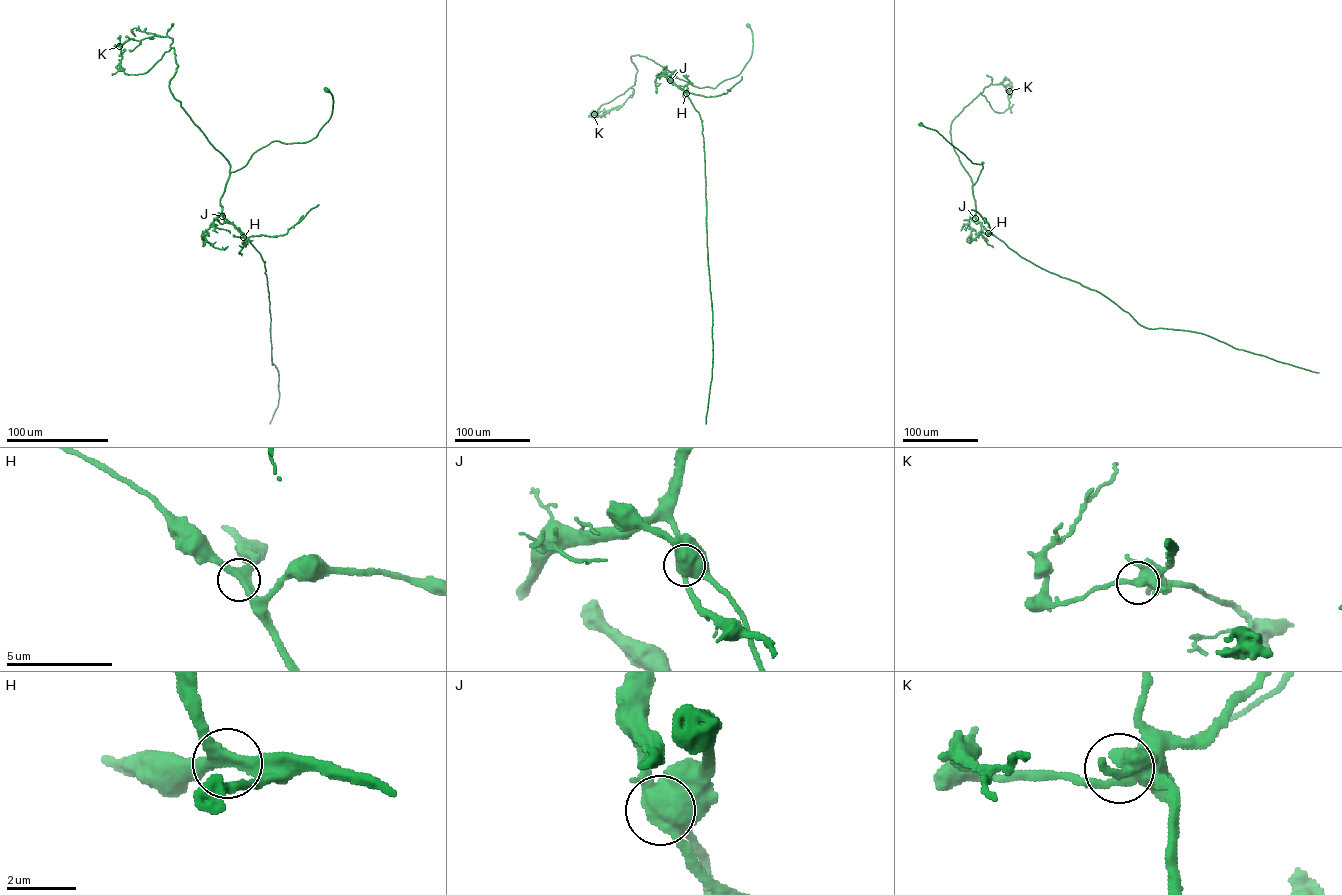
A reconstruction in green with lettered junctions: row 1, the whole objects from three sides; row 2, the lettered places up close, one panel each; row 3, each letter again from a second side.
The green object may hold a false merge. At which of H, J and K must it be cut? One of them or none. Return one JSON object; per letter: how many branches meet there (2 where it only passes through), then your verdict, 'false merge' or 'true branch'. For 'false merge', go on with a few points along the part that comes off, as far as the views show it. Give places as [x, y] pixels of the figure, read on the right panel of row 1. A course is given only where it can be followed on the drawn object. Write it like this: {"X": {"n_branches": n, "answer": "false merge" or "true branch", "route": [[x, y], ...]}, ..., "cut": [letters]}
{"H": {"n_branches": 3, "answer": "true branch"}, "J": {"n_branches": 3, "answer": "false merge", "route": [[975, 218], [988, 233], [1020, 256], [1099, 292], [1144, 327], [1202, 333], [1238, 349], [1319, 372]]}, "K": {"n_branches": 3, "answer": "true branch"}, "cut": ["J"]}

